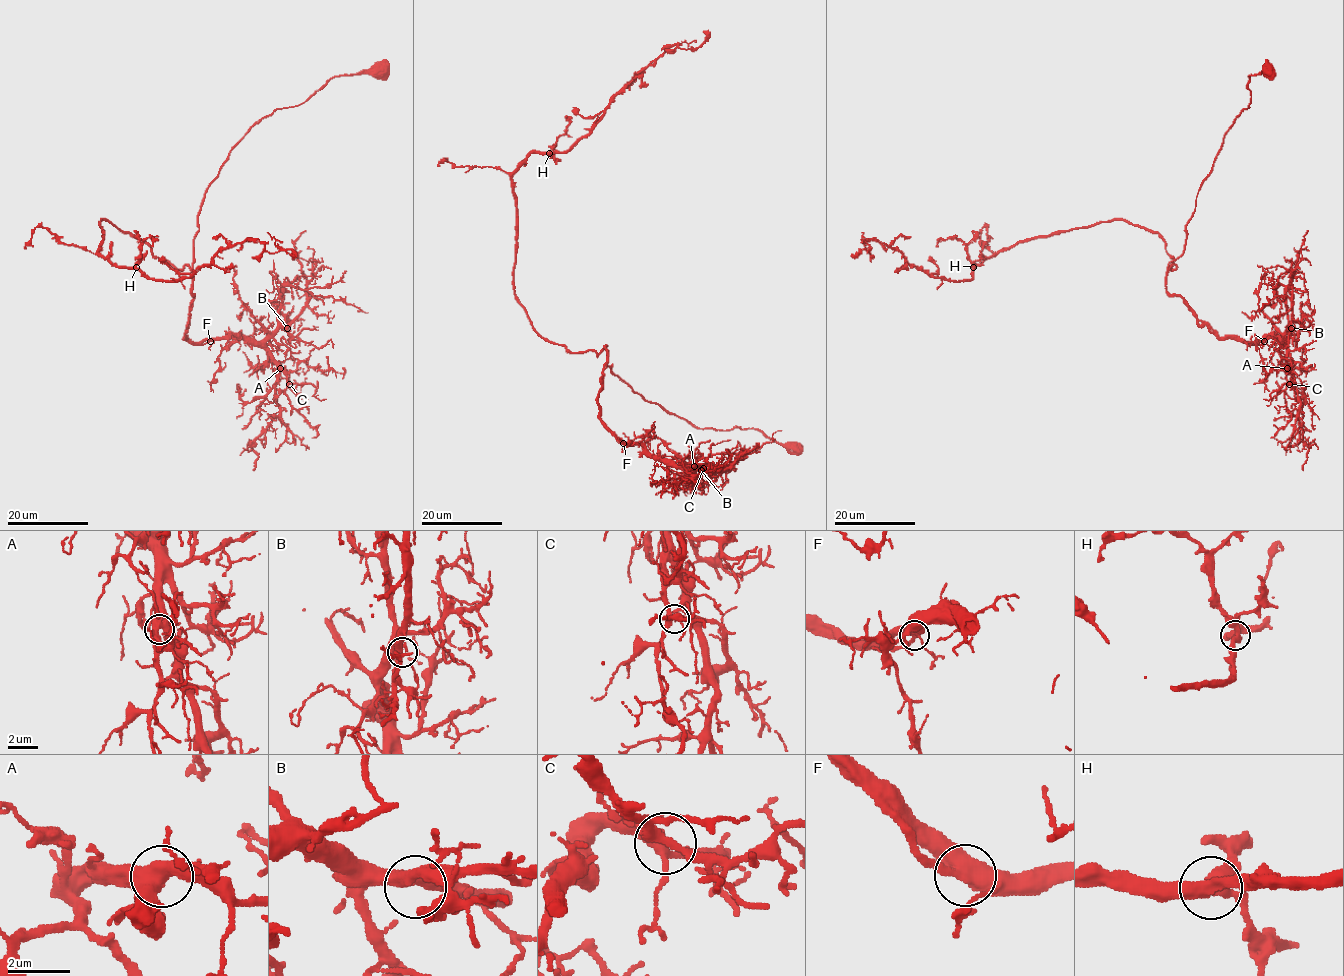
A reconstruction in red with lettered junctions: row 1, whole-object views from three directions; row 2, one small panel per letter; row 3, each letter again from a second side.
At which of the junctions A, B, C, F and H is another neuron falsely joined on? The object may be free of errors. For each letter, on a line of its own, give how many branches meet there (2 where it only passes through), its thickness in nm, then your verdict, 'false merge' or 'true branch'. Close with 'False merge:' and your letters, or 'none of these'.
A: 3 branches meet; 480 nm thick; true branch
B: 3 branches meet; 440 nm thick; true branch
C: 3 branches meet; 320 nm thick; true branch
F: 3 branches meet; 480 nm thick; true branch
H: 3 branches meet; 340 nm thick; true branch
False merge: none of these

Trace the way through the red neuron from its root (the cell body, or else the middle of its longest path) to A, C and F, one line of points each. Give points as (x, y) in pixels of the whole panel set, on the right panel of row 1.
A: (1269, 70), (1249, 76), (1249, 107), (1198, 190), (1166, 290), (1221, 338), (1275, 338), (1287, 368)
C: (1269, 70), (1249, 76), (1249, 107), (1198, 190), (1166, 290), (1221, 338), (1275, 338), (1287, 350), (1289, 384)
F: (1269, 70), (1249, 76), (1249, 107), (1224, 137), (1184, 252), (1166, 277), (1166, 290), (1221, 338), (1264, 341)

